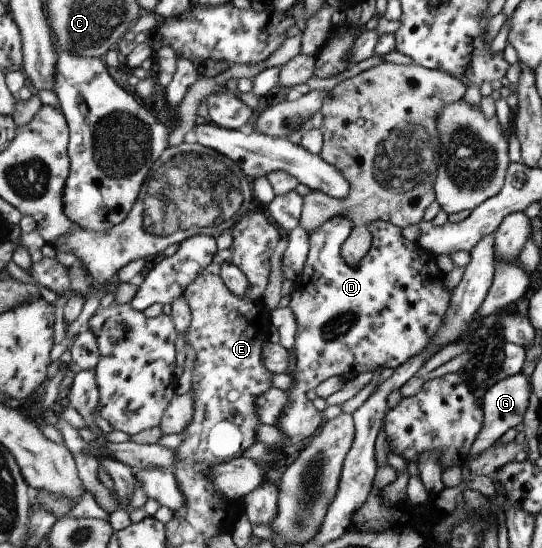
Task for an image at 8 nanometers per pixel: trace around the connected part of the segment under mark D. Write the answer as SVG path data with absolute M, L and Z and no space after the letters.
M337 216L325 222L319 230L310 234L310 253L306 264L306 274L295 285L290 296L288 307L297 318L298 333L295 341L296 368L291 388L286 390L291 396L289 406L285 408L283 416L279 418L277 426L289 438L287 446L299 442L304 443L318 433L325 423L324 414L314 401L307 398L307 391L317 388L331 376L345 376L345 374L368 373L385 368L399 368L417 354L421 354L431 338L441 330L445 322L447 310L451 306L453 290L445 288L445 273L438 265L438 257L433 256L429 250L421 248L419 241L407 240L403 236L402 228L392 222L376 220L369 224L373 237L373 246L369 254L357 264L349 266L343 258L343 244L351 234L353 222L345 216Z

